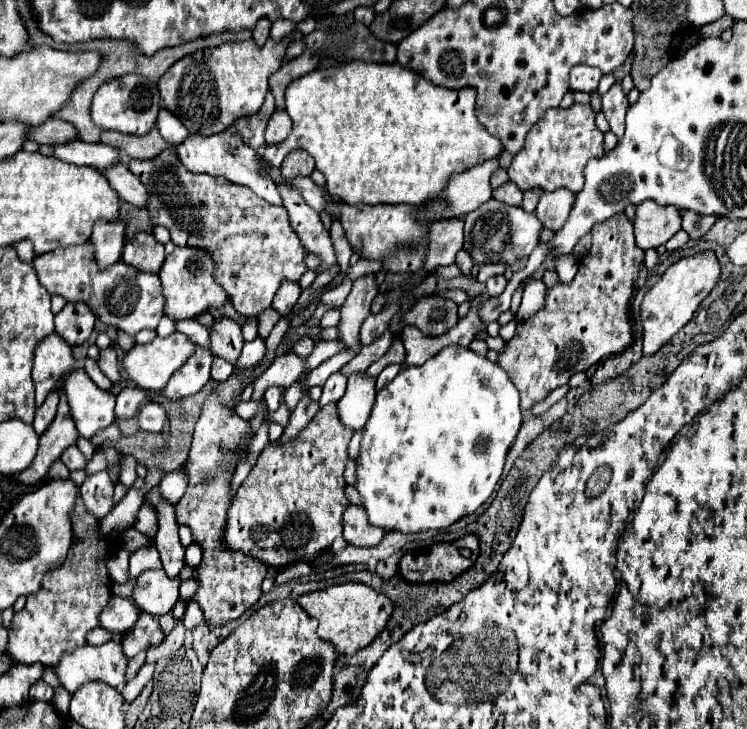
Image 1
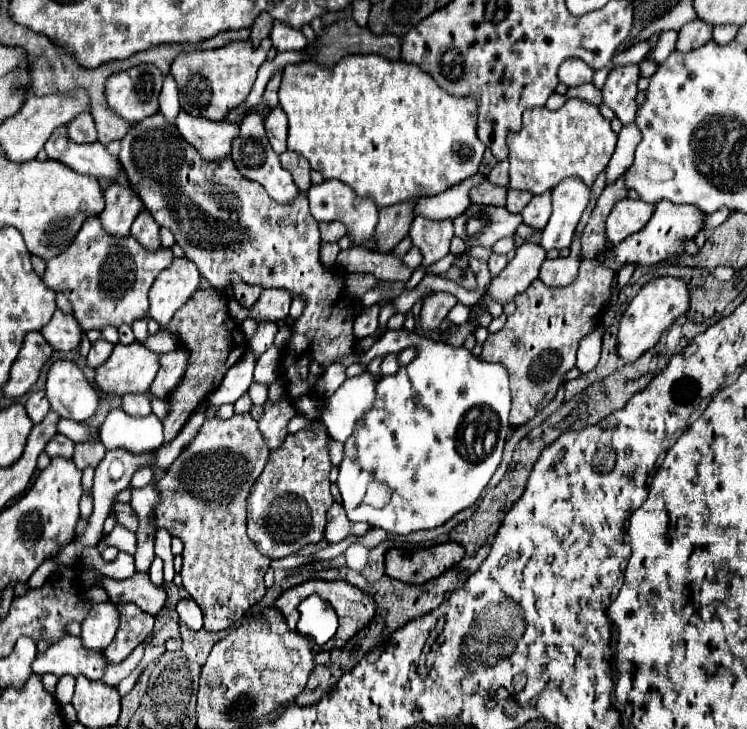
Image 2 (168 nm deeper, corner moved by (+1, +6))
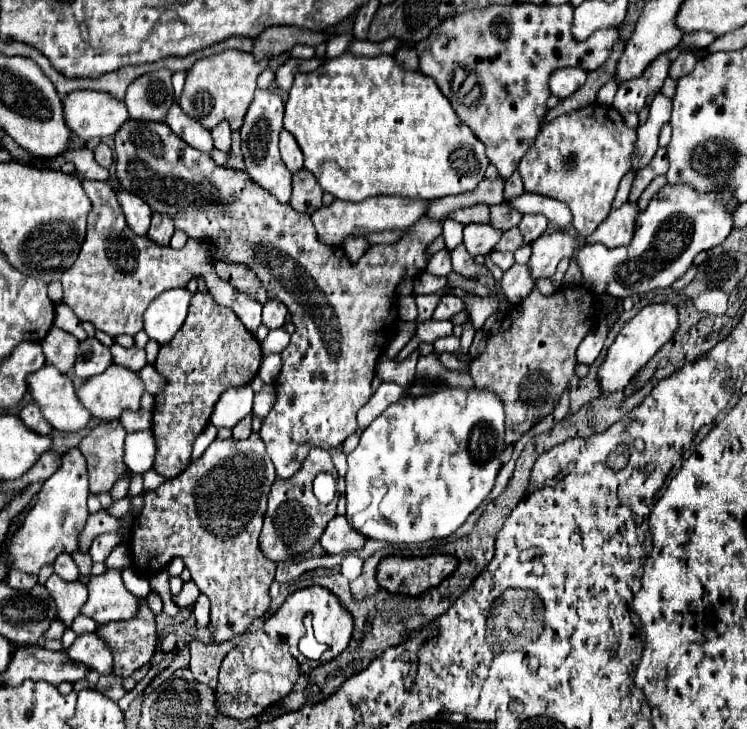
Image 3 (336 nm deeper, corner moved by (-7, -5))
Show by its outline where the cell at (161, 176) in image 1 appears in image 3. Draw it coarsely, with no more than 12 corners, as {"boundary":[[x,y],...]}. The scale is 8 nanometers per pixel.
{"boundary":[[163,122],[117,178],[291,312],[259,436],[277,478],[357,430],[427,268],[421,218],[359,262]]}

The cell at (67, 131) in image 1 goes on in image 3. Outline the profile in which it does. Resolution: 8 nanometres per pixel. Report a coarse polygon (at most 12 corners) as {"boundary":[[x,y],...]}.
{"boundary":[[107,144],[95,148],[95,160],[103,168],[113,164],[113,152]]}

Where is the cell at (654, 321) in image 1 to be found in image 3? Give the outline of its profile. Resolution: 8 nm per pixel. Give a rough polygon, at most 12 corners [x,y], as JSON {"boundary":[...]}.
{"boundary":[[649,304],[617,334],[599,366],[611,394],[677,330],[671,304]]}

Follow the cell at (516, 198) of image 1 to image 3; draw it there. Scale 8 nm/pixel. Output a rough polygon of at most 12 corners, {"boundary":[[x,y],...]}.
{"boundary":[[487,204],[459,208],[447,218],[467,224],[487,224]]}

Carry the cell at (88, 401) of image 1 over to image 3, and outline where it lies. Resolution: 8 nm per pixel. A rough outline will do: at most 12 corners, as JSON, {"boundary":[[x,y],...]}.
{"boundary":[[53,366],[27,376],[27,392],[61,432],[87,426],[91,414],[71,380]]}

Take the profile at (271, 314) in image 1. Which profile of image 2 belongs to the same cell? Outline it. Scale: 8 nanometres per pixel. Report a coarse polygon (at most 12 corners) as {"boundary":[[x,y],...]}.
{"boundary":[[235,281],[237,301],[251,309],[263,287]]}

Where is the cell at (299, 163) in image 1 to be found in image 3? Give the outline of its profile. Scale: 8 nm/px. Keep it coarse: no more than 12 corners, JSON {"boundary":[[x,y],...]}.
{"boundary":[[307,170],[293,174],[291,208],[313,214],[323,190]]}

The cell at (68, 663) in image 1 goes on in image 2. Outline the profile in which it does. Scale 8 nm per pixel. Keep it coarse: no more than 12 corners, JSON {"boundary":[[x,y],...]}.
{"boundary":[[69,635],[37,653],[37,675],[101,679],[103,651]]}

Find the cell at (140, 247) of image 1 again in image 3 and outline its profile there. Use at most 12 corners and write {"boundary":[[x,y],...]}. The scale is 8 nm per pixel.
{"boundary":[[153,212],[147,236],[167,246],[175,232],[171,216]]}

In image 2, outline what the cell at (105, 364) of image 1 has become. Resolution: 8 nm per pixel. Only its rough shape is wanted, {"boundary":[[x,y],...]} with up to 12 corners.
{"boundary":[[105,339],[95,341],[89,355],[89,367],[99,367],[113,351]]}

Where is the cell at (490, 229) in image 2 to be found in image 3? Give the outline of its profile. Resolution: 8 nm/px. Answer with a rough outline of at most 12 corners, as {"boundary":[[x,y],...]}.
{"boundary":[[467,224],[463,244],[473,258],[487,256],[503,232],[489,224]]}

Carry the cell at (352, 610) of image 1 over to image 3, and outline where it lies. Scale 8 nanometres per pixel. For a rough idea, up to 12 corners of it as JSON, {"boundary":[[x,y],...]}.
{"boundary":[[323,586],[293,594],[265,620],[263,632],[287,638],[291,654],[313,616],[317,642],[329,646],[319,662],[339,656],[353,620]]}

